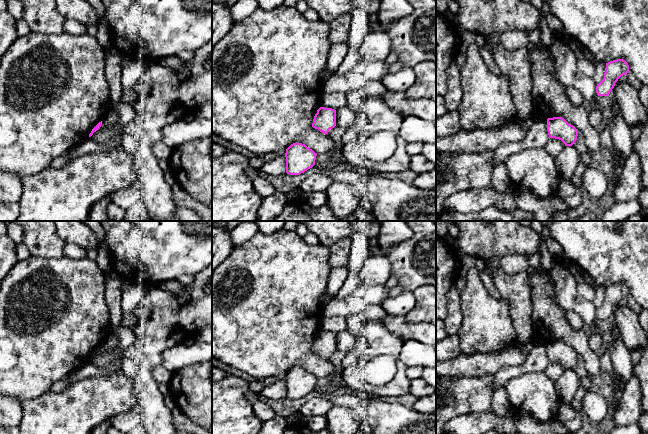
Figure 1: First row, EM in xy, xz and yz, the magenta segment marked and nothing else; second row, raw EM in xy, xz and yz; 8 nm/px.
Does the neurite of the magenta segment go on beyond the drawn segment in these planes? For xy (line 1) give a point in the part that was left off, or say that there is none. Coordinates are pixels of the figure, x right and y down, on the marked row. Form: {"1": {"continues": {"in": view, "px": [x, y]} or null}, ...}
{"1": {"continues": null}}

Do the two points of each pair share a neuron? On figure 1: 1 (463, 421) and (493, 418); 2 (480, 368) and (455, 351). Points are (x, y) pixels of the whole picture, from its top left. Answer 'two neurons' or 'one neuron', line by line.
1: one neuron
2: two neurons

